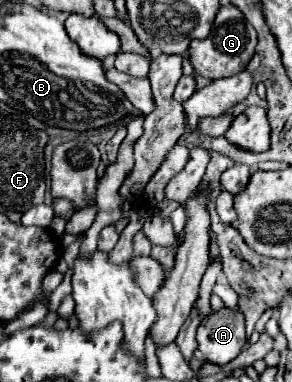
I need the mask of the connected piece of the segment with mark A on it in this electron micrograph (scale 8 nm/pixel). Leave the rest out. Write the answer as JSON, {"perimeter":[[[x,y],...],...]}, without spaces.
{"perimeter":[[[230,308],[212,312],[200,322],[196,340],[206,362],[226,366],[242,352],[246,344],[242,312]]]}

